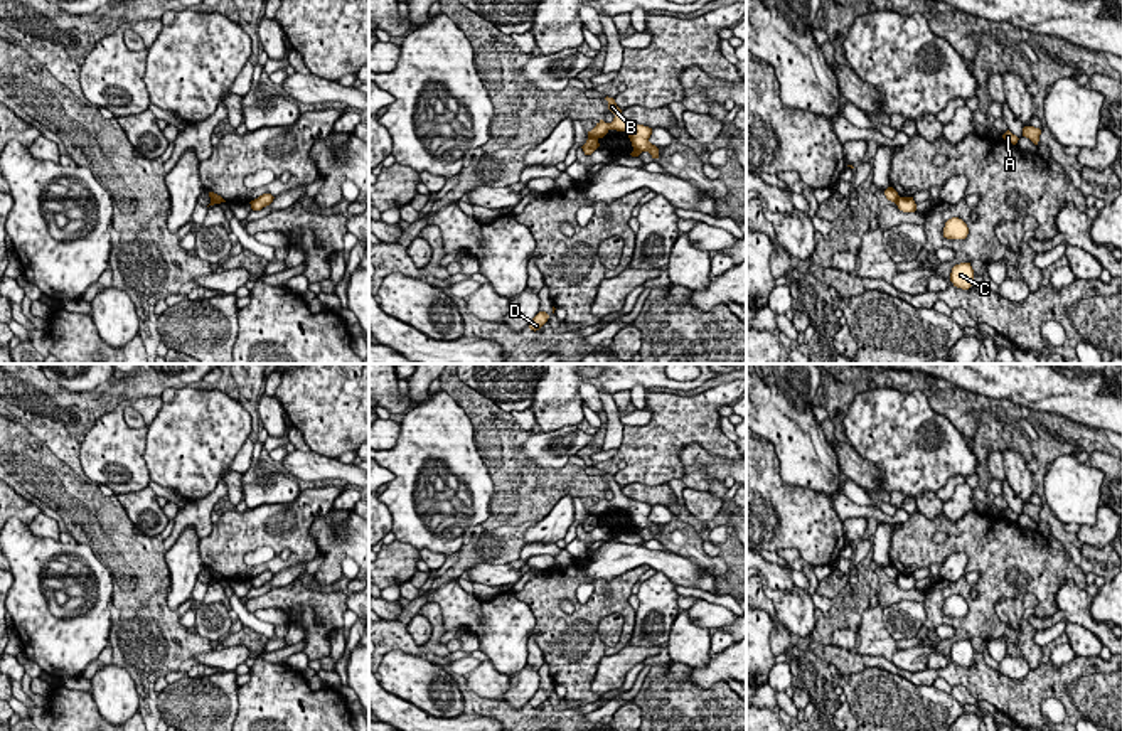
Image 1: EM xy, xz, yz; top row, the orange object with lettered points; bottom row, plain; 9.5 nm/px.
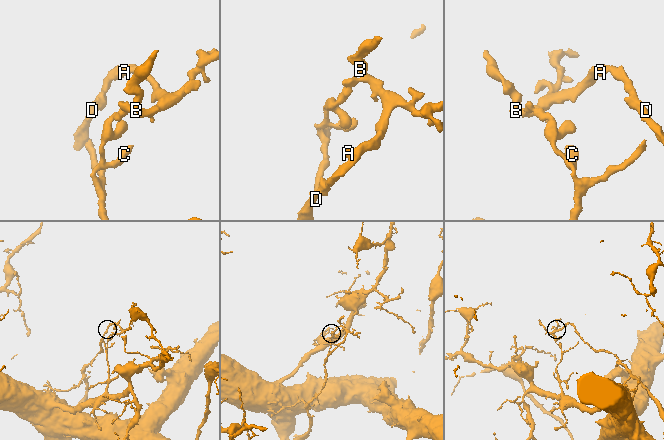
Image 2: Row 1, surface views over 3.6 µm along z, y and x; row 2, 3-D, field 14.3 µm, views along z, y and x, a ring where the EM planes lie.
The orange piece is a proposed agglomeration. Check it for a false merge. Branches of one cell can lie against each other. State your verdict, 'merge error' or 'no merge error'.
merge error

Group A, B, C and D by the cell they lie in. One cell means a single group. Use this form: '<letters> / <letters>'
A B D / C

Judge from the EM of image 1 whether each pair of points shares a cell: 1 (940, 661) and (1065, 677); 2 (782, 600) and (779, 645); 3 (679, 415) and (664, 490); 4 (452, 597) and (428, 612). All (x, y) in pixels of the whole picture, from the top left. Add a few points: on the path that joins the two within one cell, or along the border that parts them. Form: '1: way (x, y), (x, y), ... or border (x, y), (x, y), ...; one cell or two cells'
1: border (949, 659), (944, 667), (927, 669); two cells
2: border (764, 592), (775, 617), (792, 634), (807, 639); two cells
3: border (667, 482), (654, 485), (625, 484); two cells
4: border (430, 598), (438, 605), (442, 624), (447, 630); two cells

